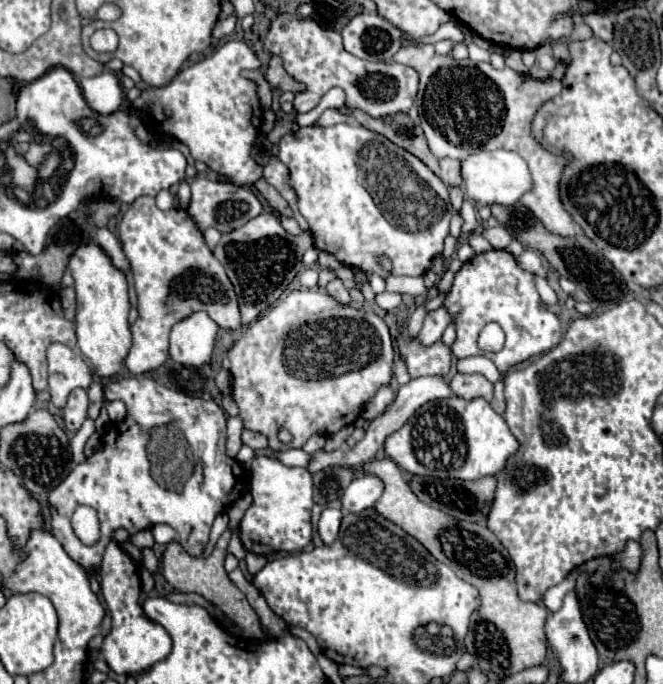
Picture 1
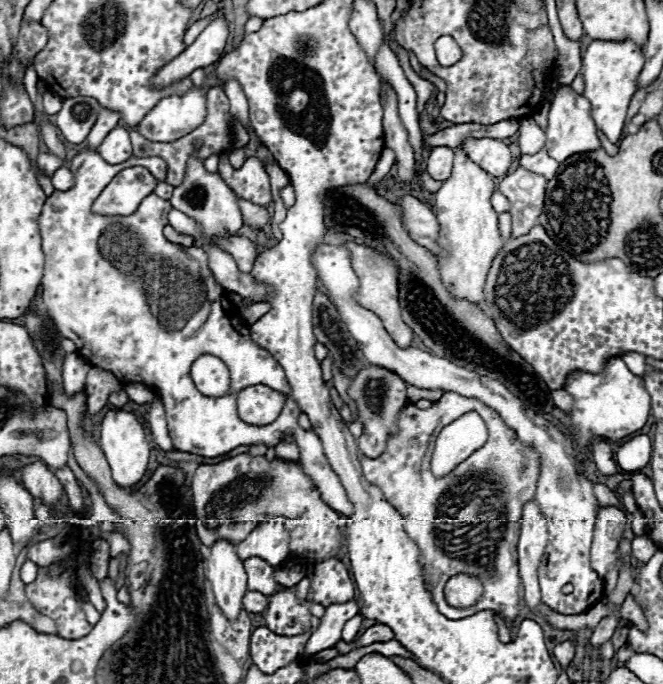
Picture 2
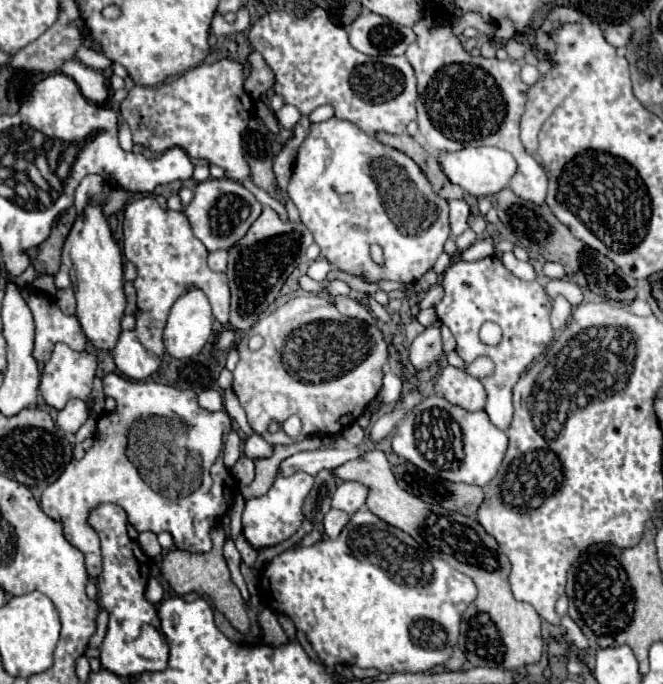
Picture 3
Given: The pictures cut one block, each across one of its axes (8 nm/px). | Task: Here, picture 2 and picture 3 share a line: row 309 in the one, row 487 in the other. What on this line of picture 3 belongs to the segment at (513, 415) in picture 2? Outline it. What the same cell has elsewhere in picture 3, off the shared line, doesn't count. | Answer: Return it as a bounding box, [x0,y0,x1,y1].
[332,482,366,516]

